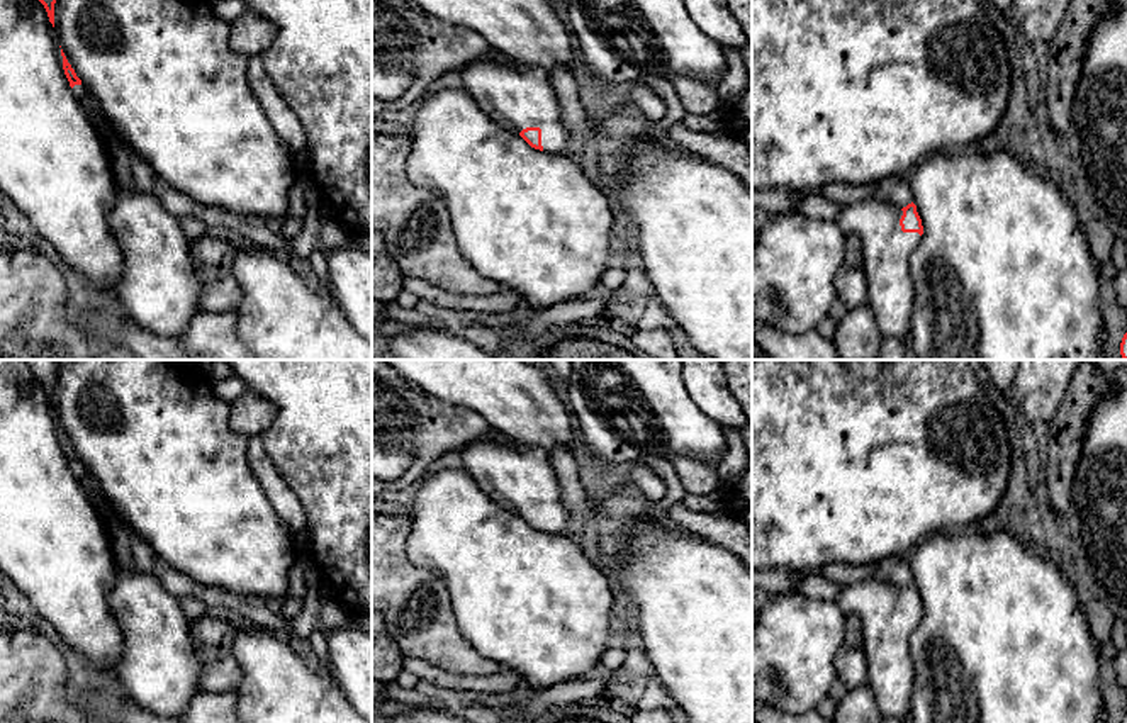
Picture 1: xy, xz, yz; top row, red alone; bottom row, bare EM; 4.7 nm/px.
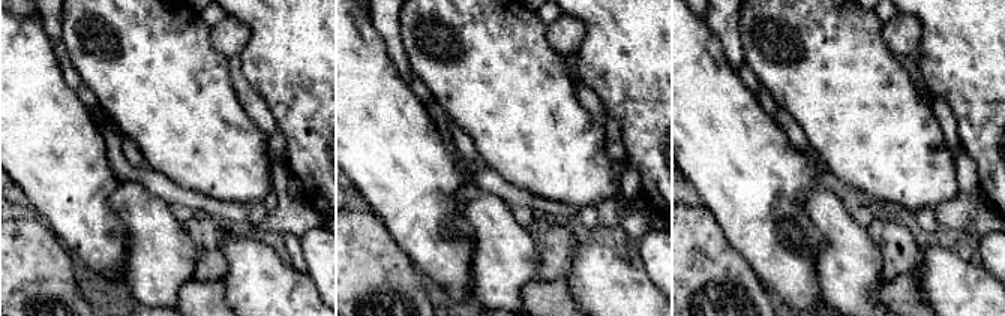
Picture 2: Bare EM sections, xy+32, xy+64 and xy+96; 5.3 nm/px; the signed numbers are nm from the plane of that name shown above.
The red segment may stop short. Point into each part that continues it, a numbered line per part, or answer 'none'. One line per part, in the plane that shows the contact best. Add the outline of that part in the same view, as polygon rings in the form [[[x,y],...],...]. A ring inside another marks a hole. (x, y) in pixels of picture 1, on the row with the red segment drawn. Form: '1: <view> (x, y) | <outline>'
1: xz (516, 95) | [[[477,61],[465,66],[460,75],[463,90],[497,126],[514,134],[526,127],[540,127],[545,151],[569,154],[570,132],[560,117],[560,107],[547,70],[521,63]]]

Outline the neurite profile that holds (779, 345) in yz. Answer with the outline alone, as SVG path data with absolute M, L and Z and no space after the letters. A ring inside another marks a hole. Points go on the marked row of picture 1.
M754 322L752 339L772 360L842 360L833 341L825 339L816 329L793 334L762 322Z

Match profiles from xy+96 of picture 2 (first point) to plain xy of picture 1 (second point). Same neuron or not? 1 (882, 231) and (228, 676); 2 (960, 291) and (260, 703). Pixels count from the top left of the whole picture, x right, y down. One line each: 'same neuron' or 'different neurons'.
1: same neuron
2: same neuron

